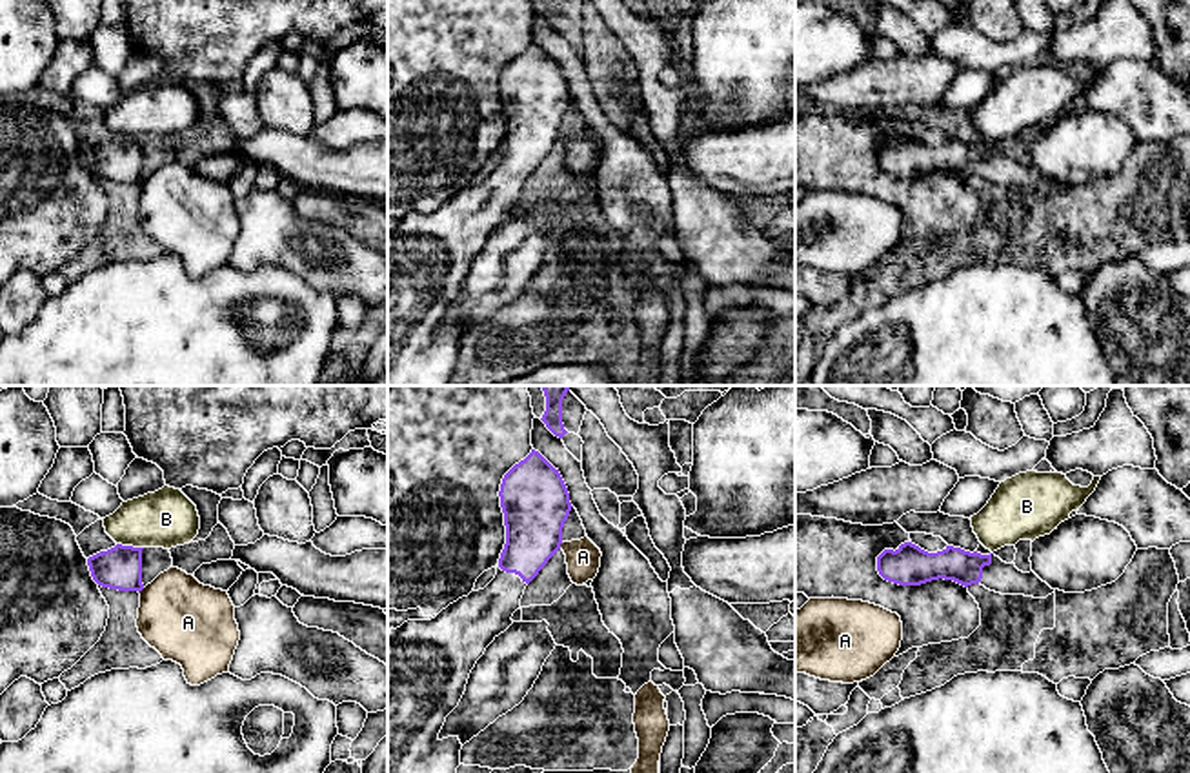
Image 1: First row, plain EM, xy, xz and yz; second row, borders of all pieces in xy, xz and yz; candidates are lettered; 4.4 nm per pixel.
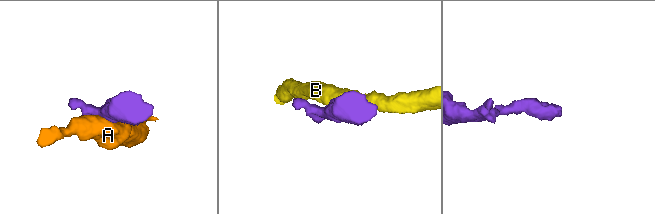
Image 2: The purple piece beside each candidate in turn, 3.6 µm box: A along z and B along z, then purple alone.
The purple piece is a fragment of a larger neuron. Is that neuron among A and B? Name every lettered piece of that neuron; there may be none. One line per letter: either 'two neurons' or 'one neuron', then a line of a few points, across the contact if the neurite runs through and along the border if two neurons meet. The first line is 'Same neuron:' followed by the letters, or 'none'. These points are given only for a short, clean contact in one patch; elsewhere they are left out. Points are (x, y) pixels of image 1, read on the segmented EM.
Same neuron: none
A: two neurons
B: two neurons | xy (117, 542), (142, 548)

